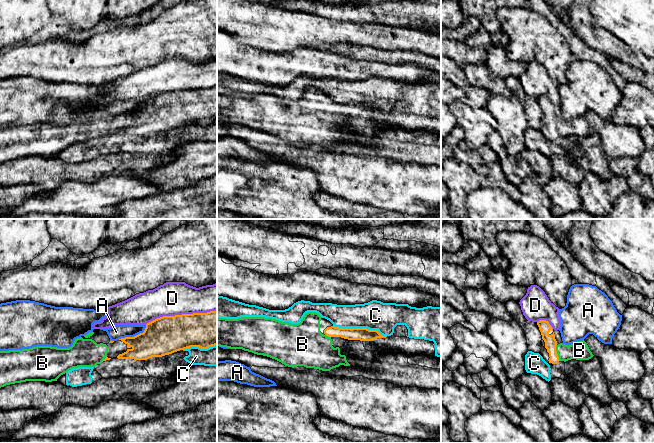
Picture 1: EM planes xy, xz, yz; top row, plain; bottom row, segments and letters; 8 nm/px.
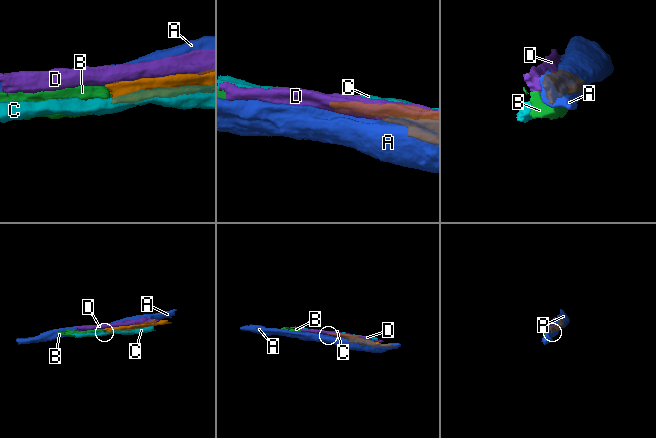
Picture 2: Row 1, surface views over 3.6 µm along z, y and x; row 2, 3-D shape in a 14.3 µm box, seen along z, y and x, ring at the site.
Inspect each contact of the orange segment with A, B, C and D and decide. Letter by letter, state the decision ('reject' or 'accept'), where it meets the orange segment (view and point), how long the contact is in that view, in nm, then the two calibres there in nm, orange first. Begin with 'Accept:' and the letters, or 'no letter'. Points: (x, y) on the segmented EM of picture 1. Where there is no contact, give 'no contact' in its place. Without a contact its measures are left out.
Accept: B
A: reject | xy (134, 336) | 260 nm | 300/120 nm
B: accept | yz (556, 353) | 130 nm | 100/150 nm
C: reject | xz (360, 328) | 440 nm | 110/240 nm
D: reject | xy (182, 314) | 600 nm | 300/280 nm

